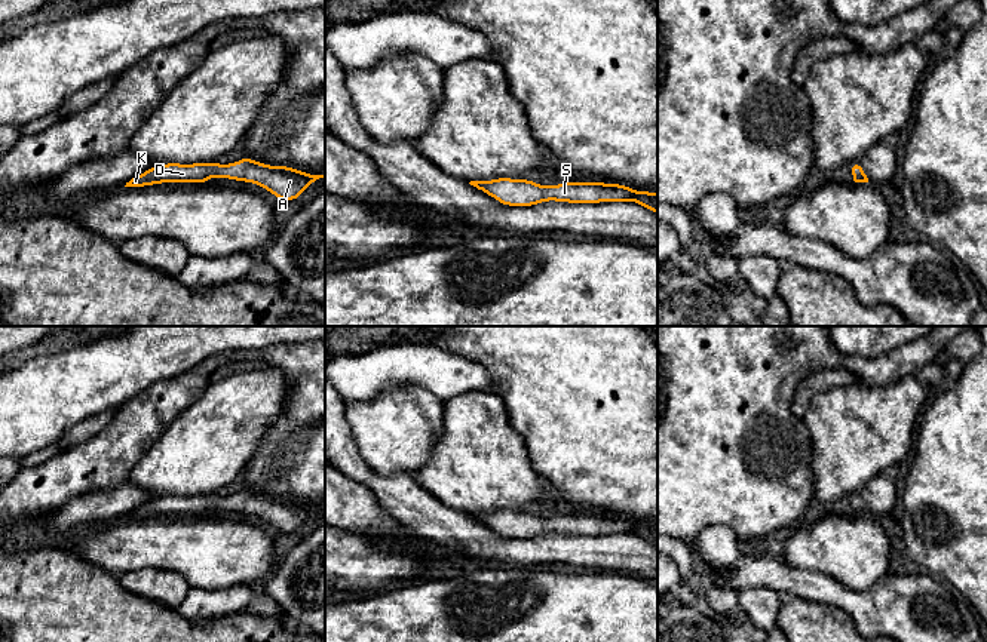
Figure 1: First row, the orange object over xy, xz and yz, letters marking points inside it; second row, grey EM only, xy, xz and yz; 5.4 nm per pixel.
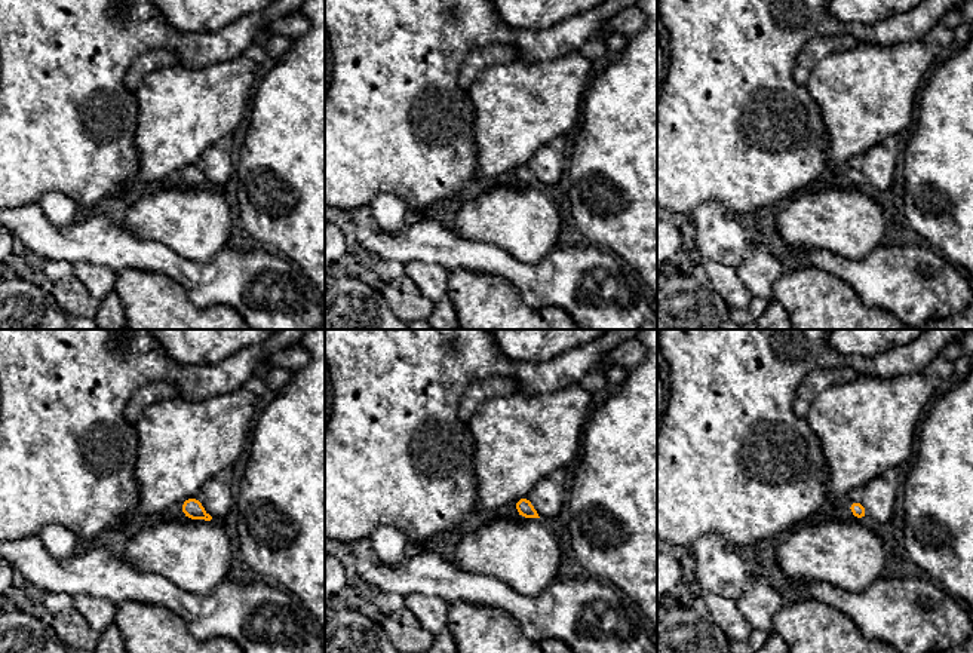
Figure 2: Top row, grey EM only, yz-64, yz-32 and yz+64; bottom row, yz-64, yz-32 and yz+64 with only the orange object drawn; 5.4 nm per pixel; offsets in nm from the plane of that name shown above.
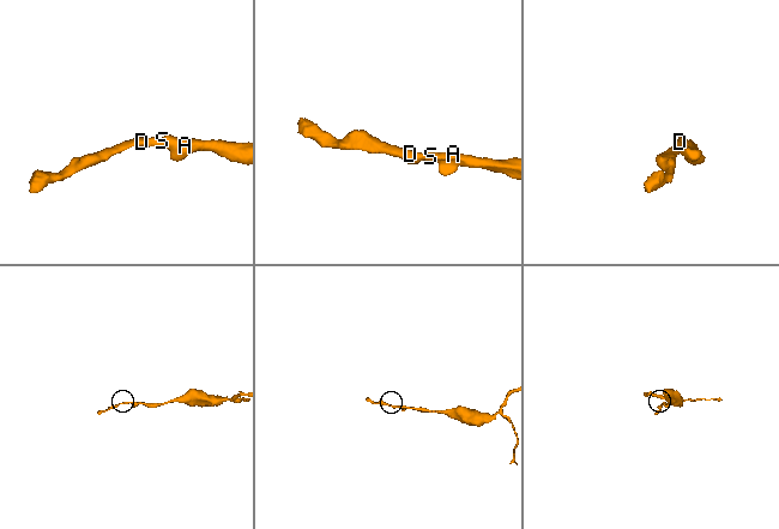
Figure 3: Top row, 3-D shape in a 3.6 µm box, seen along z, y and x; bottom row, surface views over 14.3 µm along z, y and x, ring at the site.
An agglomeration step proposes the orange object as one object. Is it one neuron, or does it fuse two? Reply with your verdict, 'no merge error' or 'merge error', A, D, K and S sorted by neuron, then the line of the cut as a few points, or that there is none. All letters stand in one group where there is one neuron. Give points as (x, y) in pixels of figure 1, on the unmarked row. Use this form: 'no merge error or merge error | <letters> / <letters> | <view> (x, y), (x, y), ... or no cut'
no merge error | A D K S | no cut

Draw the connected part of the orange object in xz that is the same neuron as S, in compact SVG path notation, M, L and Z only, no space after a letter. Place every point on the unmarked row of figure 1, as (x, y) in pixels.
M496 510L491 513L470 513L470 517L494 529L506 538L533 538L555 532L567 535L635 534L658 546L658 526L637 523L620 516L606 514L563 514L543 519L530 512Z

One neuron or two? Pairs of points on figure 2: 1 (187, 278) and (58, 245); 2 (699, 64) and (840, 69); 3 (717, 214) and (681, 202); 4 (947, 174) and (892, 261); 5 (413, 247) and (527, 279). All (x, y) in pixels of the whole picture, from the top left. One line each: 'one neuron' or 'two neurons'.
1: one neuron
2: two neurons
3: two neurons
4: two neurons
5: one neuron

